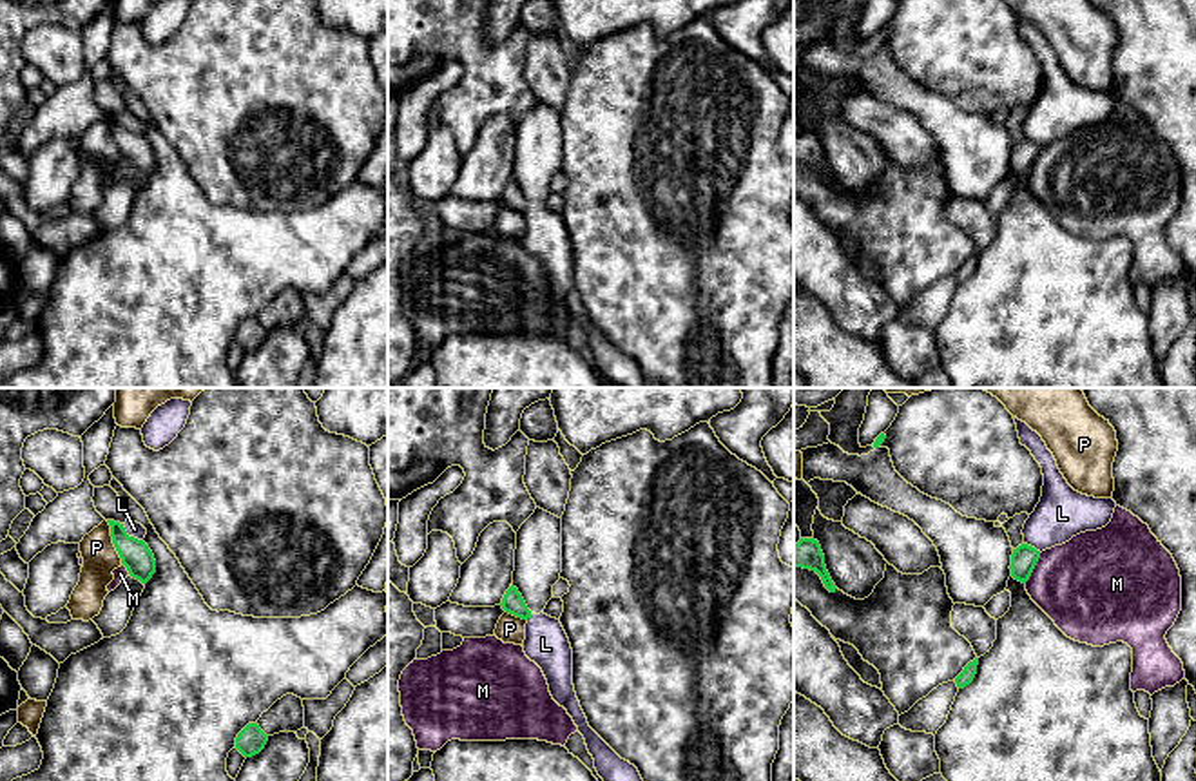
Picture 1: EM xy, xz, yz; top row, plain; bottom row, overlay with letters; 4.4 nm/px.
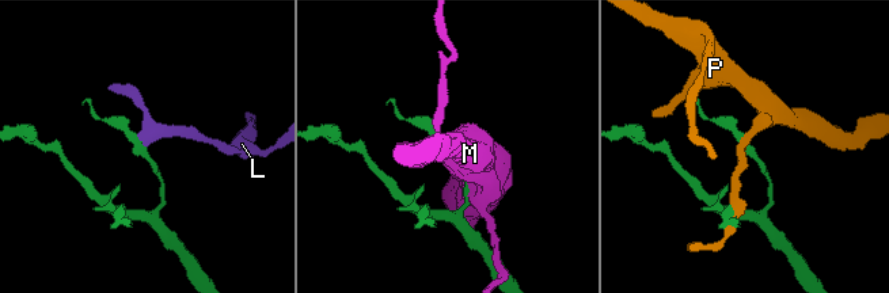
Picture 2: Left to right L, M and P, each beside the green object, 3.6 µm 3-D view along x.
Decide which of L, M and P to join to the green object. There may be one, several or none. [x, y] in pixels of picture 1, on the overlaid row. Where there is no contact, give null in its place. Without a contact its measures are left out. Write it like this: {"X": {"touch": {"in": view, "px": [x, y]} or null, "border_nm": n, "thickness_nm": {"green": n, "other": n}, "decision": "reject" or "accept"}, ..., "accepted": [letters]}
{"L": {"touch": {"in": "xy", "px": [131, 537]}, "border_nm": 120, "thickness_nm": {"green": 140, "other": 70}, "decision": "reject"}, "M": {"touch": {"in": "yz", "px": [1033, 568]}, "border_nm": 150, "thickness_nm": {"green": 120, "other": 420}, "decision": "reject"}, "P": {"touch": {"in": "xy", "px": [113, 542]}, "border_nm": 200, "thickness_nm": {"green": 140, "other": 160}, "decision": "reject"}, "accepted": []}

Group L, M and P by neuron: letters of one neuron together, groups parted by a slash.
L / M / P

